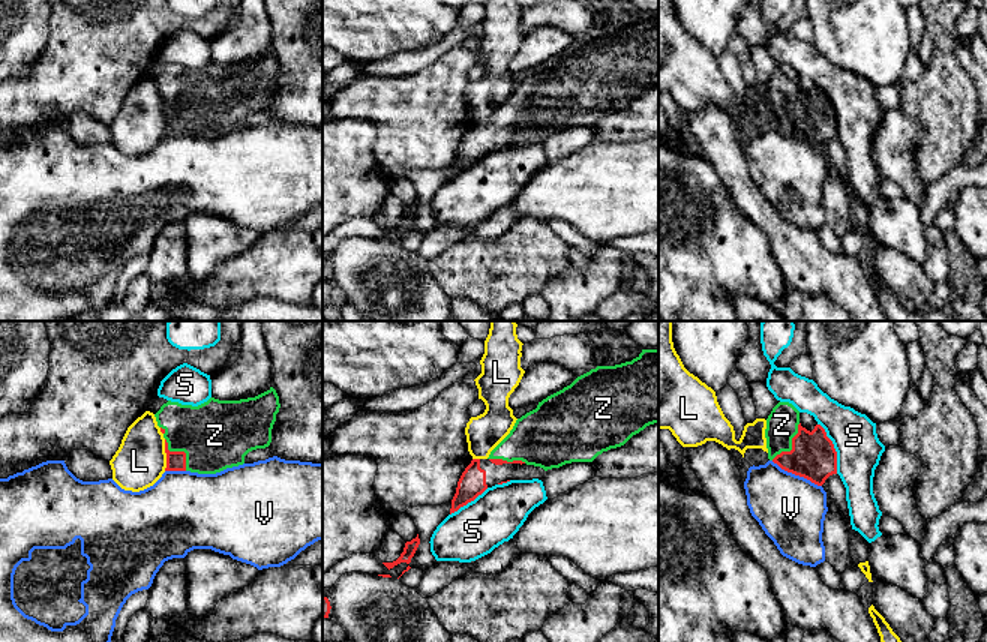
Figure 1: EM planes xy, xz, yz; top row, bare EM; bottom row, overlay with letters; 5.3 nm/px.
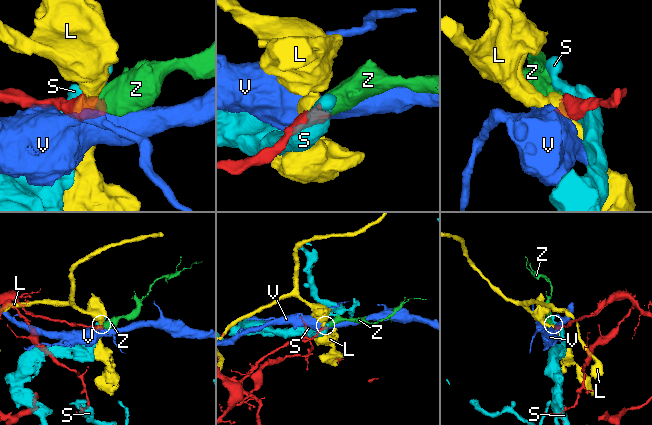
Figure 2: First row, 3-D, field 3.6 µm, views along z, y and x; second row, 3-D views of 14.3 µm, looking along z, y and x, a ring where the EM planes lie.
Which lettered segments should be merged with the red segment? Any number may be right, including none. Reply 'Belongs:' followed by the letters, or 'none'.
Belongs: Z

